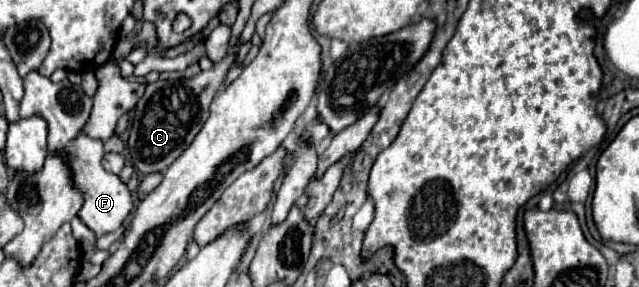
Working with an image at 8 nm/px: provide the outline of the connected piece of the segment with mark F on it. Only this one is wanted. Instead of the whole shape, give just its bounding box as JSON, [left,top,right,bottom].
[20,71,132,239]

